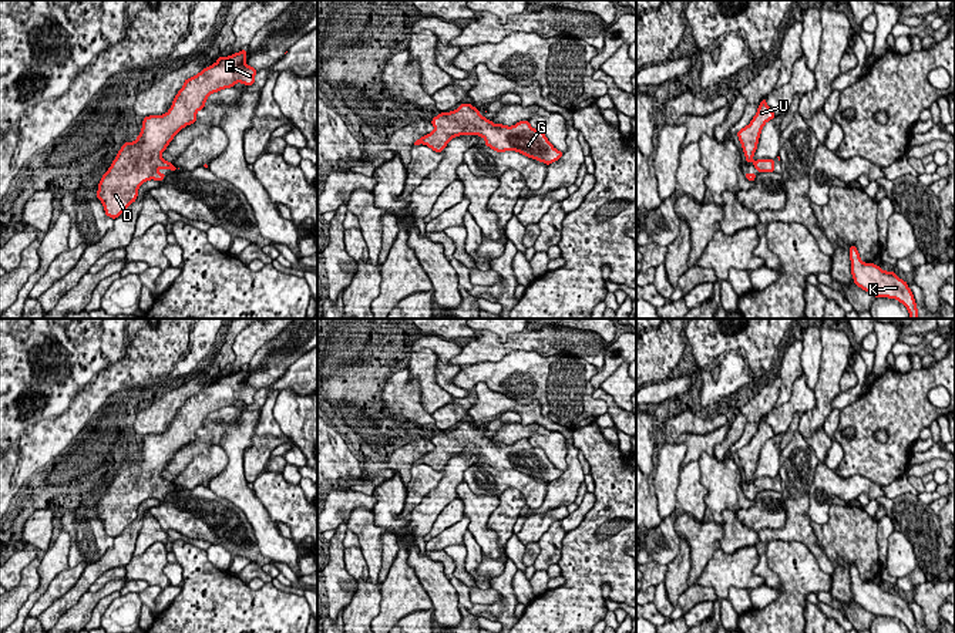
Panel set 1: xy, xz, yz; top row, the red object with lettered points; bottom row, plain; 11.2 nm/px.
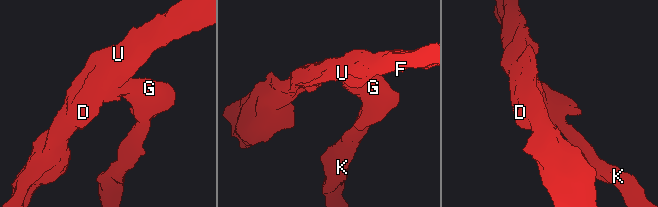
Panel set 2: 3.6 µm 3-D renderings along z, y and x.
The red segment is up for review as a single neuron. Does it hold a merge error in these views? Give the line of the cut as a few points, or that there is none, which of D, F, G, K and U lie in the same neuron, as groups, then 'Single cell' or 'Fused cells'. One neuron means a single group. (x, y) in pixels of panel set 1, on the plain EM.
No split. Groups: D F G K U. Single cell

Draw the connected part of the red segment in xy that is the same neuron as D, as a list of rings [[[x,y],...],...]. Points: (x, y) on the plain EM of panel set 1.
[[[246,368],[232,373],[229,376],[219,376],[215,383],[204,387],[192,397],[185,398],[184,405],[178,410],[169,430],[164,434],[145,435],[142,448],[134,461],[125,461],[118,469],[117,477],[110,488],[104,492],[98,502],[97,516],[102,521],[105,533],[118,536],[138,515],[138,506],[149,498],[162,499],[165,492],[158,488],[171,488],[175,491],[176,485],[161,477],[172,457],[186,444],[196,440],[196,431],[204,428],[206,417],[216,410],[231,407],[236,401],[252,404],[255,401],[256,388],[245,383]]]

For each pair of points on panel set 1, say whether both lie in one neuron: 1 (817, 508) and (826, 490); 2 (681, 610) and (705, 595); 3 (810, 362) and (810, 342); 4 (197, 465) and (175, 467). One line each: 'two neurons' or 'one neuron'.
1: one neuron
2: one neuron
3: one neuron
4: two neurons

